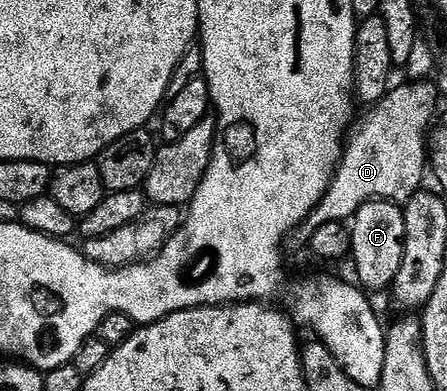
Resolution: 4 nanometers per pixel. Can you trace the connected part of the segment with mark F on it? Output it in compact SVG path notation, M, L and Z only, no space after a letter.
M369 201L355 212L351 219L351 261L363 289L388 291L392 287L399 264L403 264L404 235L405 212L394 202Z

